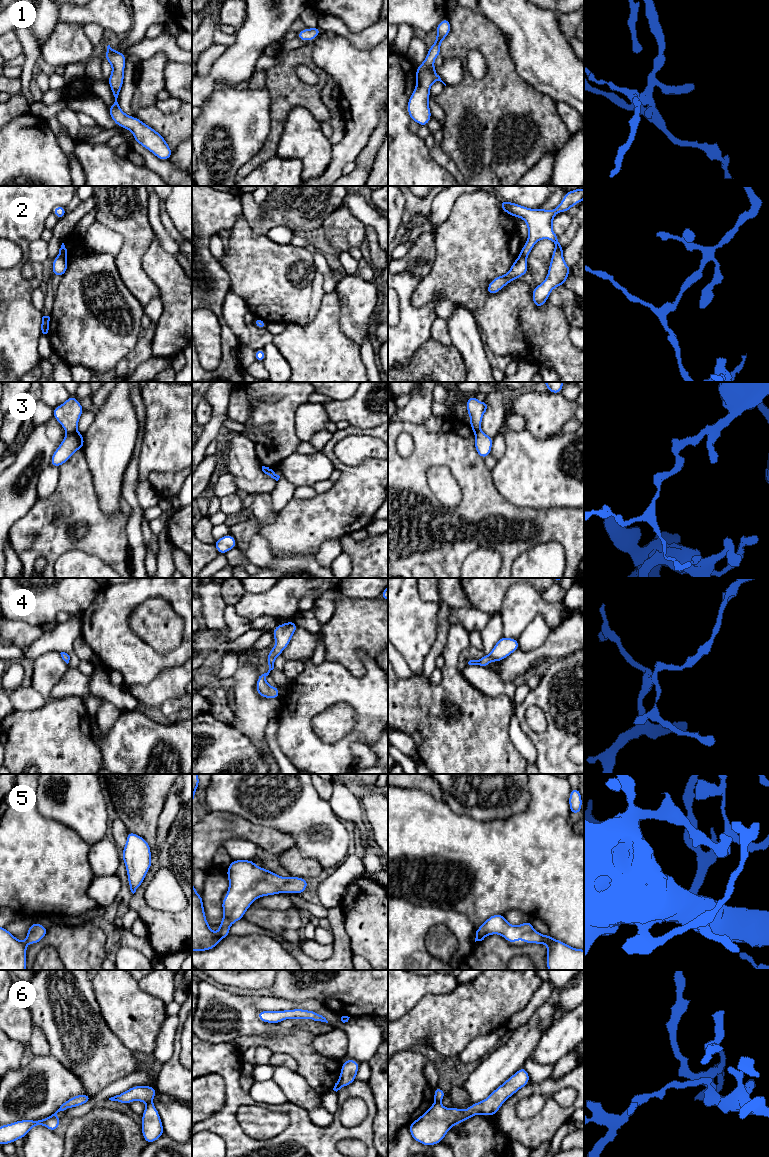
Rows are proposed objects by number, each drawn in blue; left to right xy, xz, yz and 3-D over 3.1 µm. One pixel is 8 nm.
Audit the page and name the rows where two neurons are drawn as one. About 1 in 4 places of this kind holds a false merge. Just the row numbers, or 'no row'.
2, 3, 6

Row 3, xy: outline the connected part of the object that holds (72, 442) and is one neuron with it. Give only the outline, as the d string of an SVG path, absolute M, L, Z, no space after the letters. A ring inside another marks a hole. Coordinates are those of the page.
M78 431L66 434L61 444L54 451L50 465L60 467L71 458L75 451L78 449L83 450L83 447L84 435L80 434Z

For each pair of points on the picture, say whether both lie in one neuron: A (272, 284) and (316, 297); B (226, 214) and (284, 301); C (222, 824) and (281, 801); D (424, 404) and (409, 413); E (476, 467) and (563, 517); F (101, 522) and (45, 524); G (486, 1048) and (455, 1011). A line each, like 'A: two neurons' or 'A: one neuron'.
A: two neurons
B: two neurons
C: two neurons
D: one neuron
E: one neuron
F: one neuron
G: one neuron

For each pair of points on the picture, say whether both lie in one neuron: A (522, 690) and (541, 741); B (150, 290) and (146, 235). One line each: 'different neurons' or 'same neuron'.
A: different neurons
B: same neuron

